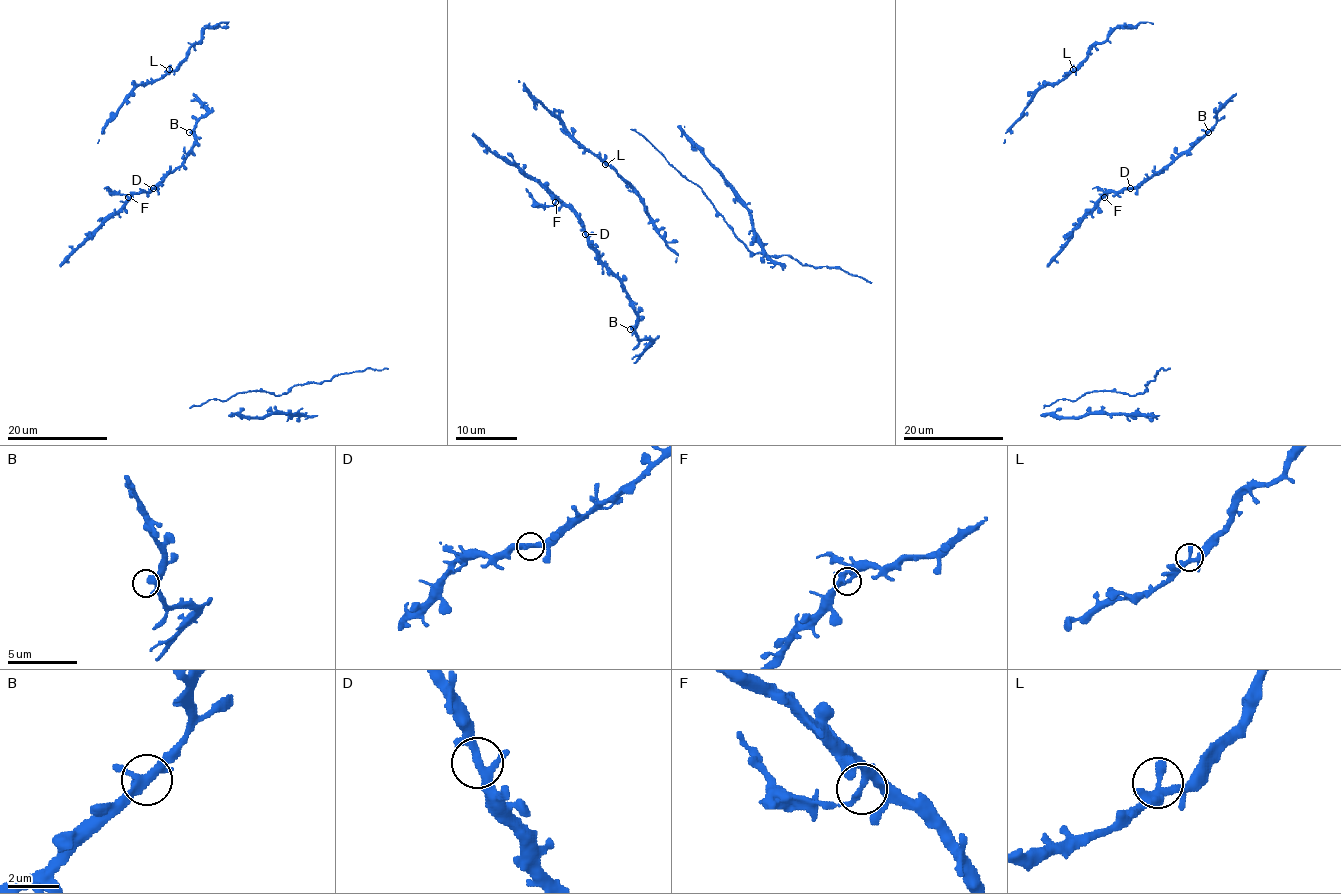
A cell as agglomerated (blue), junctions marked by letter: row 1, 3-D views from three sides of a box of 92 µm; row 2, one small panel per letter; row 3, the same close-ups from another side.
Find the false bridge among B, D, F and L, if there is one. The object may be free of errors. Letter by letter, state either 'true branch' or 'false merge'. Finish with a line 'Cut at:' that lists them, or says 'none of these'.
B: true branch
D: true branch
F: false merge
L: true branch
Cut at: F

